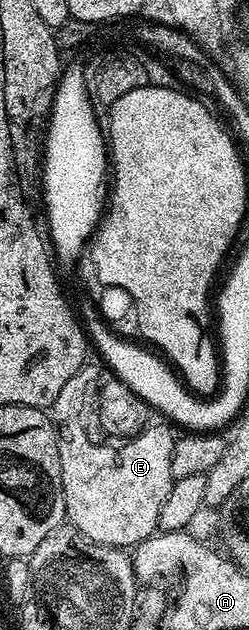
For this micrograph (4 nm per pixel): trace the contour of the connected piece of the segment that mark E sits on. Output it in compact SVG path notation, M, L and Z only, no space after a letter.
M154 425L144 439L119 451L91 446L87 437L59 443L66 522L101 545L124 549L156 534L161 505L165 505L173 482L171 458L177 435L167 427Z

